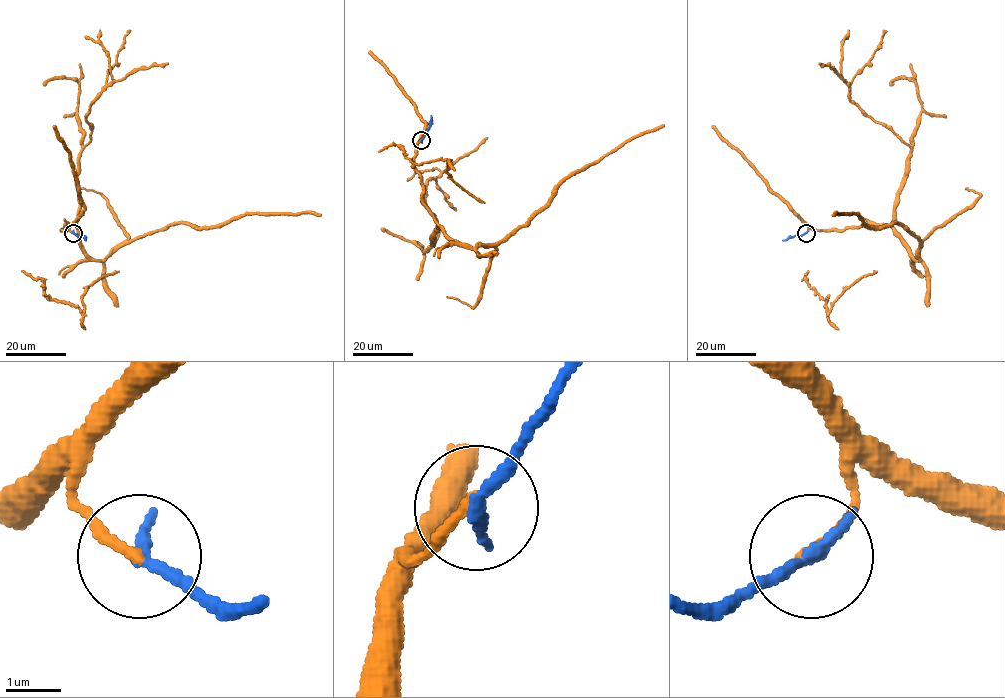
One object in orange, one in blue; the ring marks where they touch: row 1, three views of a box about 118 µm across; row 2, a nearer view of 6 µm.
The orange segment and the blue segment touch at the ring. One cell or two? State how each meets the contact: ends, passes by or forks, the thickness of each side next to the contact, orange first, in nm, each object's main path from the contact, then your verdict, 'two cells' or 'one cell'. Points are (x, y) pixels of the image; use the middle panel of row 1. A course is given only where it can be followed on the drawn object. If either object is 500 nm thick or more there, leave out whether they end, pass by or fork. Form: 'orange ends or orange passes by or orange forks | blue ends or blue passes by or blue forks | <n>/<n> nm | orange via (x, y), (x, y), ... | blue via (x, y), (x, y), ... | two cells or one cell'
orange ends | blue ends | 190/280 nm | orange via (421, 140), (414, 169), (420, 177), (422, 203), (446, 234), (476, 247), (512, 234), (571, 174), (663, 125) | blue via (421, 140), (429, 128), (431, 116) | one cell

